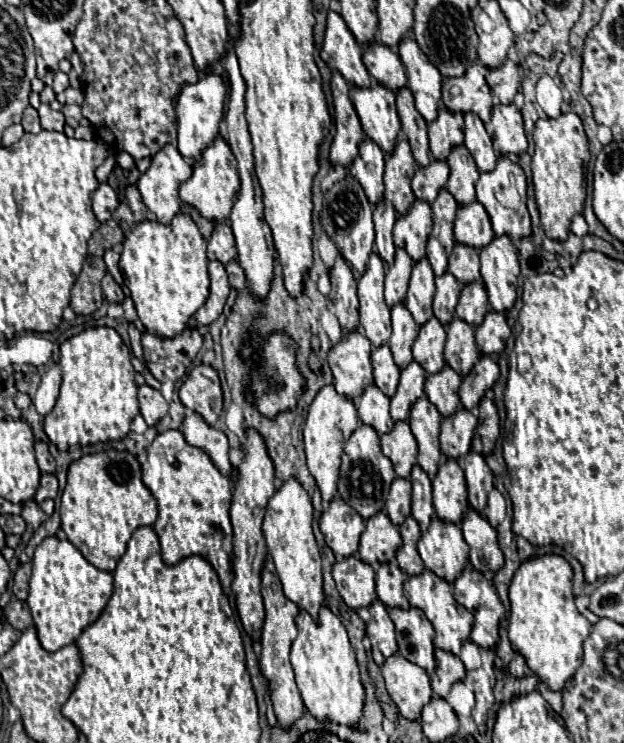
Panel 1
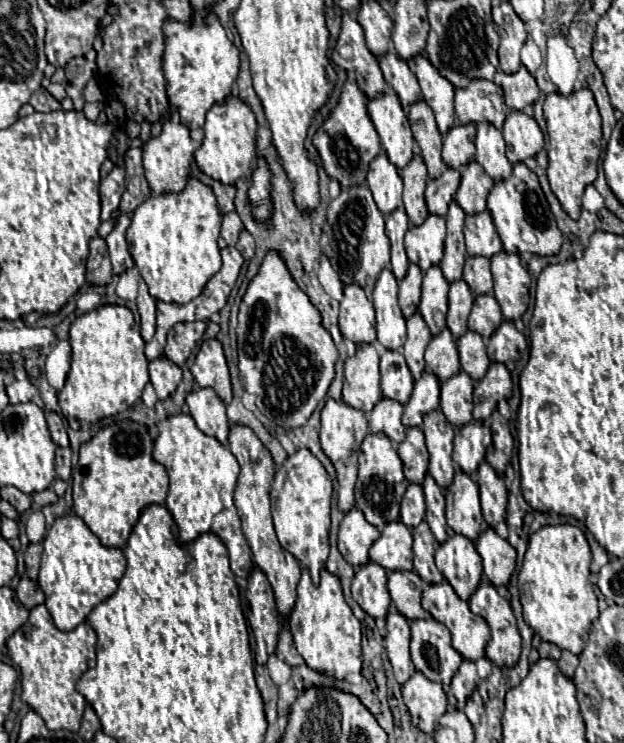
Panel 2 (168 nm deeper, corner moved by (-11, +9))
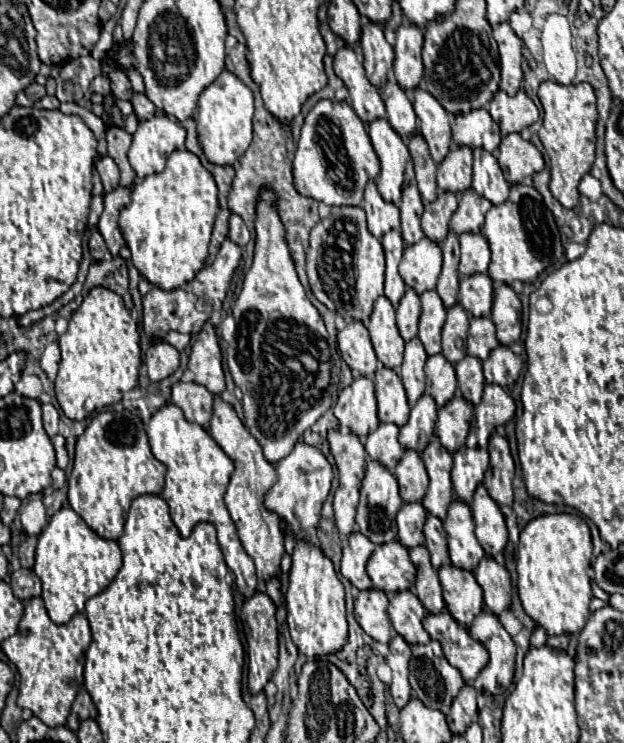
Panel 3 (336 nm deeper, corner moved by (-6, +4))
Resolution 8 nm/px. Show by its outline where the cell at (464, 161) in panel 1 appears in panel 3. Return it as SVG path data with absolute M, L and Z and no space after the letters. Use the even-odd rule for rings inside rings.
M472 189L464 191L460 195L460 205L458 205L458 211L452 217L450 229L456 235L480 233L482 225L484 225L484 215L490 207L492 207L492 203L486 201L484 197L478 197L478 193L474 193Z

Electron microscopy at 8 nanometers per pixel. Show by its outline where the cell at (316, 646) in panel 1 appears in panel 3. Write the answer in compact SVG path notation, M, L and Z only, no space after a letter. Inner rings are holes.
M298 541L294 545L286 603L292 641L308 659L334 653L346 643L348 625L344 609L344 585L340 583L330 557L326 557L326 553L312 541Z

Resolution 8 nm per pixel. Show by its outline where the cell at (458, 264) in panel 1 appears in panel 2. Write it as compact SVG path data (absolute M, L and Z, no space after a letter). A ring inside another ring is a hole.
M467 256L465 270L463 270L463 280L469 284L469 288L475 294L493 292L489 258L485 258L485 256Z

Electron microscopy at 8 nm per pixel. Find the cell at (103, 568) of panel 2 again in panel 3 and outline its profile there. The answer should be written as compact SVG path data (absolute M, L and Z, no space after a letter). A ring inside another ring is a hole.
M68 505L54 513L38 535L34 573L42 581L42 599L46 603L48 615L58 625L70 621L74 613L84 611L84 603L90 597L102 593L102 589L106 589L106 585L110 585L110 581L116 577L120 567L122 553L118 543L96 535Z

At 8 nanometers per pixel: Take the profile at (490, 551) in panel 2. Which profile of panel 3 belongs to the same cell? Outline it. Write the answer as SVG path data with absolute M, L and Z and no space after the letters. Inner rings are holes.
M486 557L480 561L478 569L474 569L474 577L484 591L484 603L490 613L500 615L504 609L512 605L512 583L510 573L504 565Z

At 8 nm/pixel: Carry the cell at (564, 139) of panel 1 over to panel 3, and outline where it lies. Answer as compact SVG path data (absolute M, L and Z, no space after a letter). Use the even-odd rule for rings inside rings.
M544 81L538 89L538 99L544 107L544 123L538 131L540 141L550 157L550 191L568 209L580 201L578 183L590 171L596 149L596 95L590 83L560 85L556 81Z

